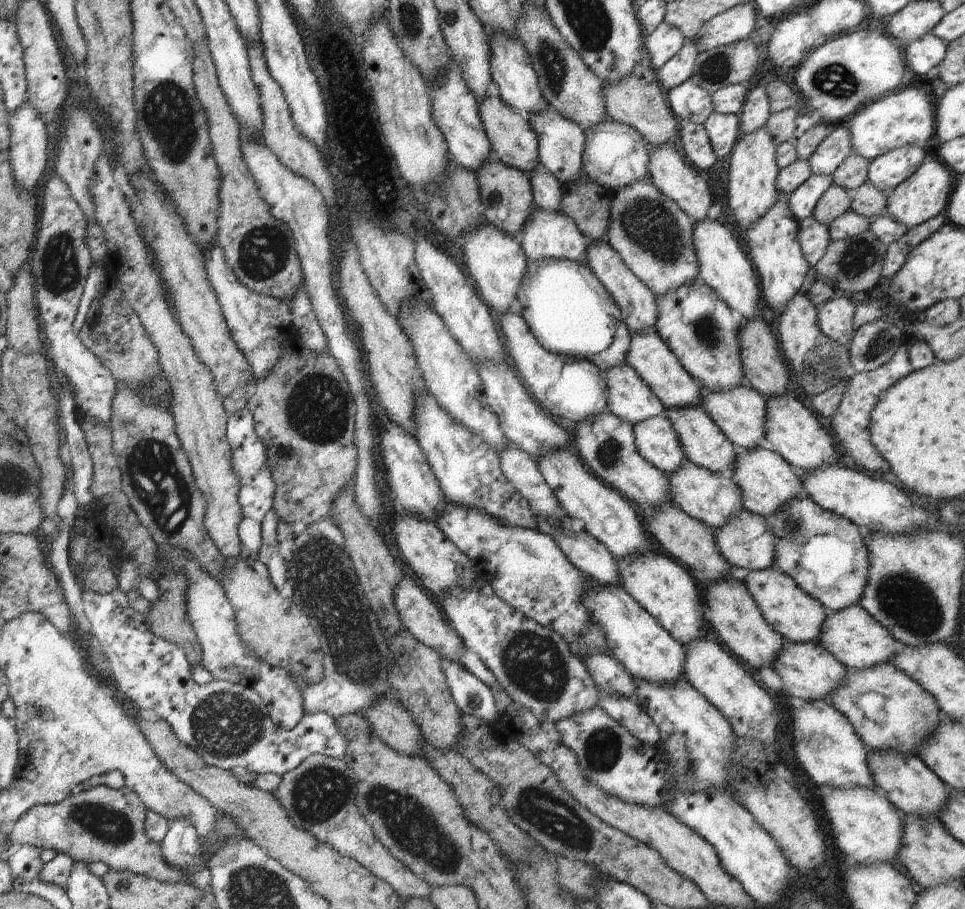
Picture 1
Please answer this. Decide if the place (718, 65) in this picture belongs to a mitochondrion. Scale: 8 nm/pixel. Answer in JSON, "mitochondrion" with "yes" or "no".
{"mitochondrion":"yes"}

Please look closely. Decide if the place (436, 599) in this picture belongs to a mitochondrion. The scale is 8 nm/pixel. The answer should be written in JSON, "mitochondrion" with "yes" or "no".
{"mitochondrion":"no"}

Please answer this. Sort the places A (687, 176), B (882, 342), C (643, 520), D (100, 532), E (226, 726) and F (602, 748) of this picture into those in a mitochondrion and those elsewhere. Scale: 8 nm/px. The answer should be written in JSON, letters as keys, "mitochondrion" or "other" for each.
{"A":"other","B":"mitochondrion","C":"other","D":"other","E":"mitochondrion","F":"mitochondrion"}

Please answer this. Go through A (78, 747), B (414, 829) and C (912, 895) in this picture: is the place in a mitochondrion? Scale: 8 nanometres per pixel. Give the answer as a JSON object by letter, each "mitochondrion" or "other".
{"A":"other","B":"mitochondrion","C":"other"}

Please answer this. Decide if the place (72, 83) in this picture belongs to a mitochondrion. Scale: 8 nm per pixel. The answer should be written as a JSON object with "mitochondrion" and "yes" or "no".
{"mitochondrion":"no"}

